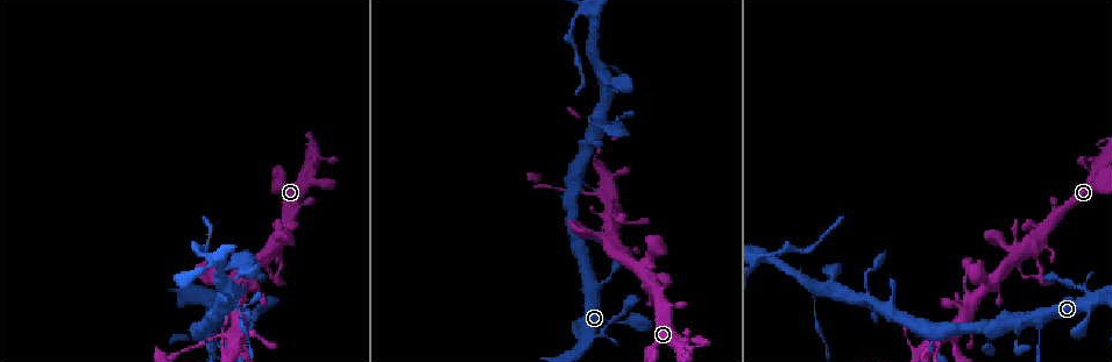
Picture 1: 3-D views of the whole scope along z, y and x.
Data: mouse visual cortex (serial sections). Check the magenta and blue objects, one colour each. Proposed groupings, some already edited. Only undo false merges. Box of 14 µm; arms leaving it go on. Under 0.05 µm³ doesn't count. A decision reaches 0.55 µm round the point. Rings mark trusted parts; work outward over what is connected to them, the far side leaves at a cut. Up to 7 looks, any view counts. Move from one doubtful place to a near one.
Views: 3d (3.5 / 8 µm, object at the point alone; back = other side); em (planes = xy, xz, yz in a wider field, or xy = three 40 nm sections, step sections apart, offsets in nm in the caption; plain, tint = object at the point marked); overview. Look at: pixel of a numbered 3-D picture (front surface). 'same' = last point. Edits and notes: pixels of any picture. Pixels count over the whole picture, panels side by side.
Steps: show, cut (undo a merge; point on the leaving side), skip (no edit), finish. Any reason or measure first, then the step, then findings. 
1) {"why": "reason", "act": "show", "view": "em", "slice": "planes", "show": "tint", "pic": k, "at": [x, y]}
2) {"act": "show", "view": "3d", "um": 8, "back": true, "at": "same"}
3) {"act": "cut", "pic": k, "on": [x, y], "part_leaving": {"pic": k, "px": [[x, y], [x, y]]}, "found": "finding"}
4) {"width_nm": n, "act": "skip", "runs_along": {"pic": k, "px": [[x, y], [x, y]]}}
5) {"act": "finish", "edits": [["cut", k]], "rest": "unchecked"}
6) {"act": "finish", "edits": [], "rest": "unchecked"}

{"why": "three arms meet", "act": "show", "view": "3d", "um": 3.5, "pic": 1, "at": [642, 268]}

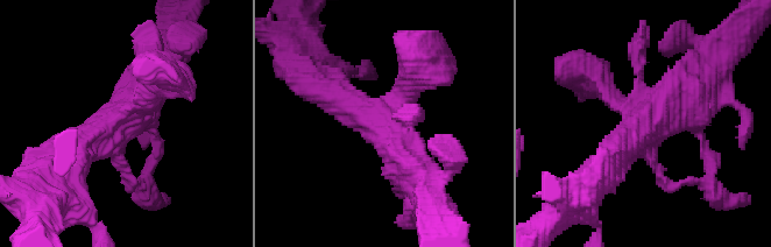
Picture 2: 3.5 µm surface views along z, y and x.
{"why": "need the tissue", "act": "show", "view": "em", "slice": "xy", "step": 2, "show": "tint", "pic": 2, "at": [643, 112]}

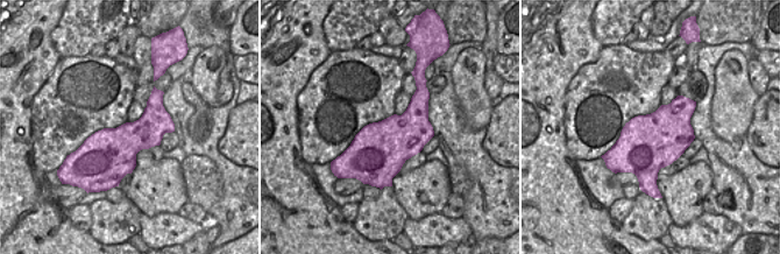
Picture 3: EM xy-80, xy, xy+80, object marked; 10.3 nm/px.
{"width_nm": 600, "act": "skip", "runs_along": {"pic": 2, "px": [[429, 192], [397, 141], [337, 97]]}, "found": "continuous, no second cell"}

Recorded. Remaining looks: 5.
{"why": "thin neck", "act": "show", "view": "3d", "um": 3.5, "pic": 1, "at": [242, 280]}

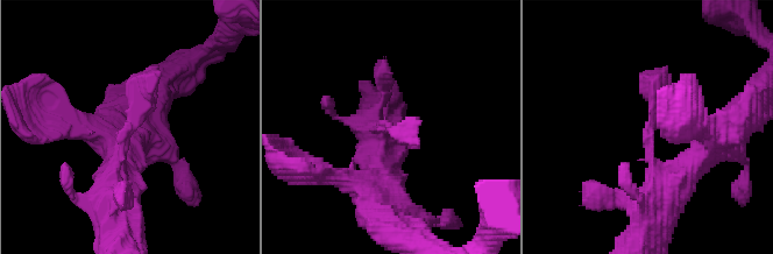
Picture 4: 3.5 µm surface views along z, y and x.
{"act": "skip", "runs_along": {"pic": 4, "px": [[118, 178], [121, 139], [161, 71]]}, "found": "all the same cell"}

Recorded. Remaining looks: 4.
{"act": "show", "view": "3d", "um": 8, "pic": 1, "at": [600, 286]}

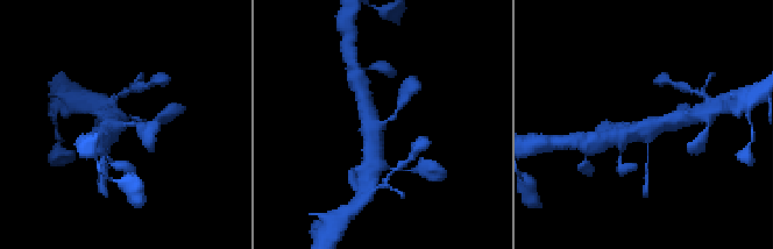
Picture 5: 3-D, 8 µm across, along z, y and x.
{"arms": 4, "arm_widths_nm": [100, 150, 500, 500], "why": "shape alone is not enough", "act": "show", "view": "em", "slice": "planes", "show": "tint", "pic": 5, "at": [122, 125]}

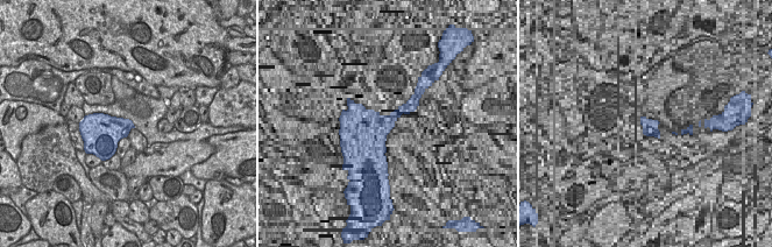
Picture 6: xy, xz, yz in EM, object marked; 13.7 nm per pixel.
{"act": "skip", "runs_along": {"pic": 5, "px": [[679, 120], [618, 137]]}, "found": "continuous, no second cell"}

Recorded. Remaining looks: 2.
{"act": "finish", "edits": [], "rest": "unchecked"}

